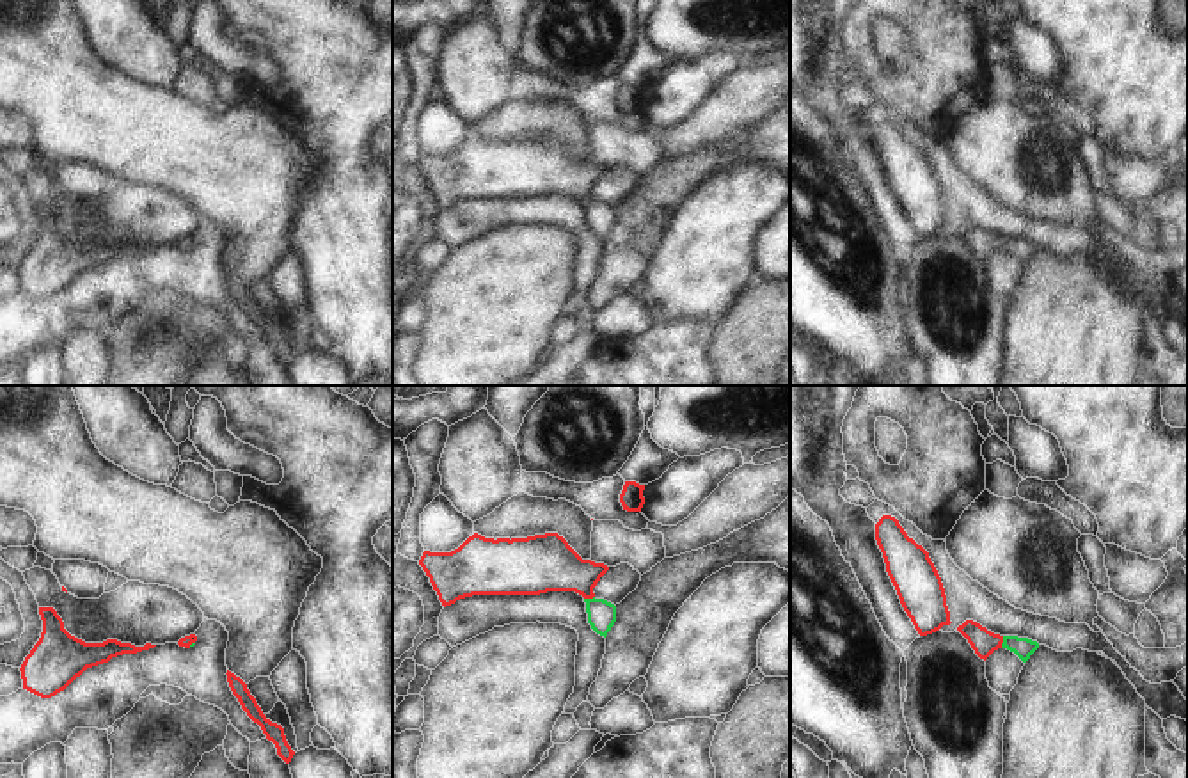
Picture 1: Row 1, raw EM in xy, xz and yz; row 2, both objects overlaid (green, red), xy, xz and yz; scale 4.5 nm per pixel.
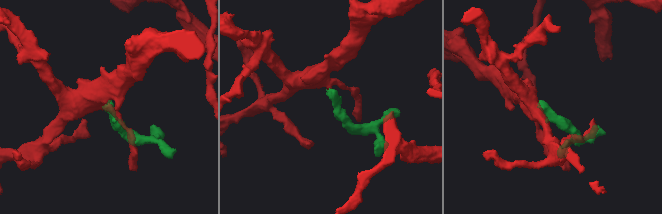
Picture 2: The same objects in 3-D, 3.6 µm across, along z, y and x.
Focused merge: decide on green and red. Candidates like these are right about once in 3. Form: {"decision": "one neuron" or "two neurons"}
{"decision": "one neuron"}

